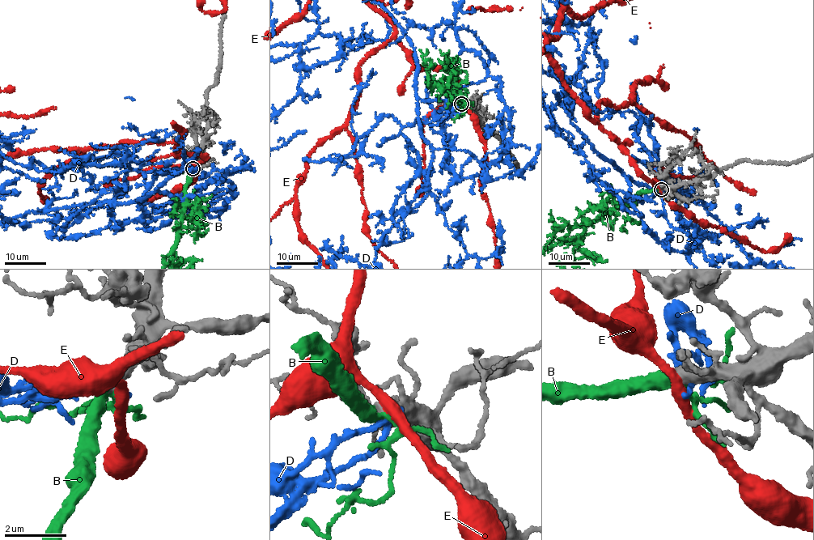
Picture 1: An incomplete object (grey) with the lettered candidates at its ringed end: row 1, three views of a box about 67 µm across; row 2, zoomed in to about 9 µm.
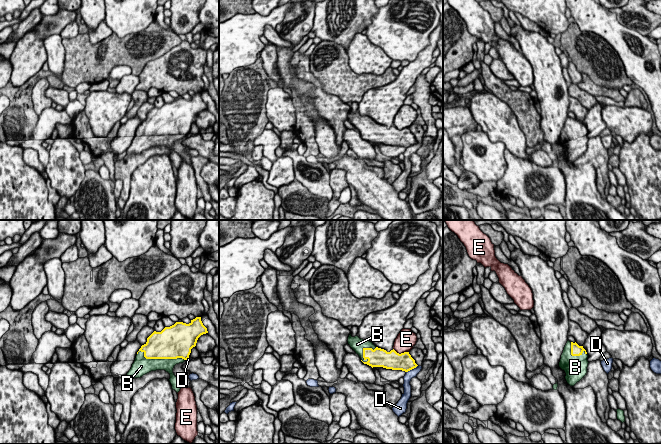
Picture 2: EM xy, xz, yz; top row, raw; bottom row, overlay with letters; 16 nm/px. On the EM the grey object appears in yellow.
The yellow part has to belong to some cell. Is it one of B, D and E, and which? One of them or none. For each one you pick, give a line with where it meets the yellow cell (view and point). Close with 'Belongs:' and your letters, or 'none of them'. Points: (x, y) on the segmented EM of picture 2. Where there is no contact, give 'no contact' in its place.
B: contact xy (160, 358)
Belongs: B

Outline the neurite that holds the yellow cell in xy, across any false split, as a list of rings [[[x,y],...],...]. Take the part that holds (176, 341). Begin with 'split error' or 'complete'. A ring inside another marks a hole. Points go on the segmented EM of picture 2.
split error; [[[196,317],[189,324],[176,322],[161,332],[154,331],[137,352],[127,379],[140,378],[151,371],[165,370],[170,374],[172,389],[178,393],[182,383],[174,375],[173,368],[189,358],[198,338],[206,333],[208,331],[201,317]]]

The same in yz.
split error; [[[567,341],[559,367],[565,371],[565,379],[570,386],[574,386],[587,373],[588,355],[583,346],[579,346],[576,342]]]

